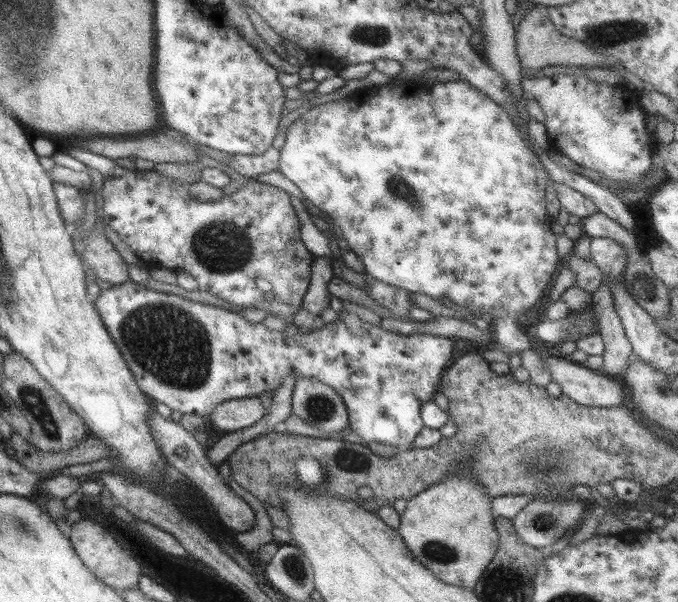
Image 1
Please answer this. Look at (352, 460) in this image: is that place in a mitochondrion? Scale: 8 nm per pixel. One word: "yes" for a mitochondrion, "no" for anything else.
yes

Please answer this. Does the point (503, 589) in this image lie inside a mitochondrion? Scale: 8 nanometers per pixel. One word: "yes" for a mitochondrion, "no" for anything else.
yes

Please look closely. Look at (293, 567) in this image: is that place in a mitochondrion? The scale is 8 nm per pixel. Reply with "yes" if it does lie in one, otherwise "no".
yes

